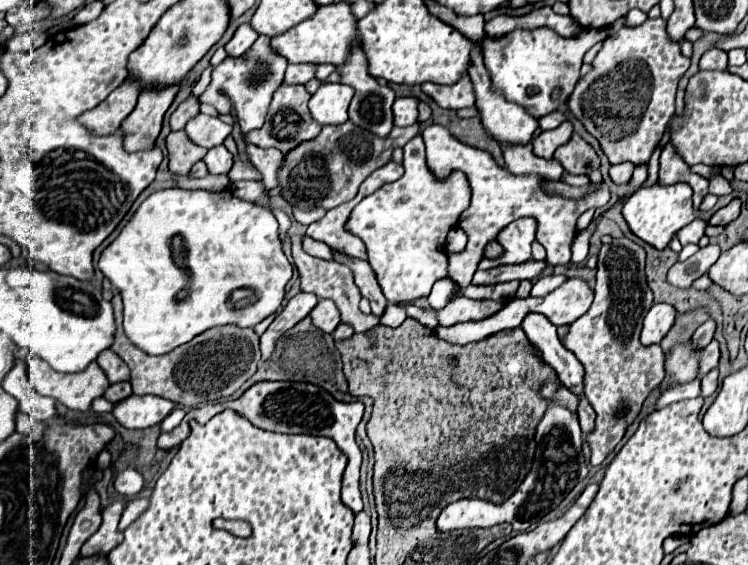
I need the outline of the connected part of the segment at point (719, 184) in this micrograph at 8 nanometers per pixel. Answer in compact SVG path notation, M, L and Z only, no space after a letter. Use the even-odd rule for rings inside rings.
M714 167L714 173L712 173L712 177L710 177L710 193L712 193L712 195L718 195L718 197L732 193L730 181L722 177L722 173L720 173L718 167Z

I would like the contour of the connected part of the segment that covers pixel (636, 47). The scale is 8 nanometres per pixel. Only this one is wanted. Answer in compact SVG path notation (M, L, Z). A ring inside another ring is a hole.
M646 19L638 27L622 27L616 35L606 37L592 65L594 71L590 71L584 79L576 83L576 89L568 101L568 109L600 141L602 151L608 155L610 163L648 163L654 147L662 139L666 123L674 115L676 87L680 77L690 67L690 57L684 57L680 53L680 45L670 39L664 19Z

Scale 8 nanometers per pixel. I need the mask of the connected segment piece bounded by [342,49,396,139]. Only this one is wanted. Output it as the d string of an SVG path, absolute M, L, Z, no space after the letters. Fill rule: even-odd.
M356 49L352 51L352 59L348 59L348 63L344 63L342 67L342 83L346 85L352 85L356 89L354 93L354 99L350 103L350 121L356 123L358 127L362 129L368 129L370 133L378 135L380 139L388 137L392 127L394 127L394 113L392 113L392 105L394 105L394 91L388 87L388 85L382 85L378 83L370 73L368 73L368 61L366 61L366 55Z

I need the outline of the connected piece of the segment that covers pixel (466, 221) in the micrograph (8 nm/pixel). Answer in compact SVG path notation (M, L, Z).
M428 125L422 133L426 143L426 159L432 171L438 177L448 175L448 171L458 169L464 171L470 187L472 187L472 203L468 211L460 217L460 227L468 233L468 245L460 253L448 255L448 273L461 289L467 287L478 268L480 259L484 255L484 247L496 239L498 231L504 229L508 223L520 217L536 217L538 219L538 241L546 247L546 261L552 265L569 265L571 263L572 243L576 237L576 219L582 211L590 207L602 207L610 201L610 191L606 185L602 185L592 195L586 195L584 199L564 199L560 195L546 195L542 191L542 177L536 175L512 175L506 169L498 167L490 153L464 145L458 139L454 139L446 127L442 125Z

